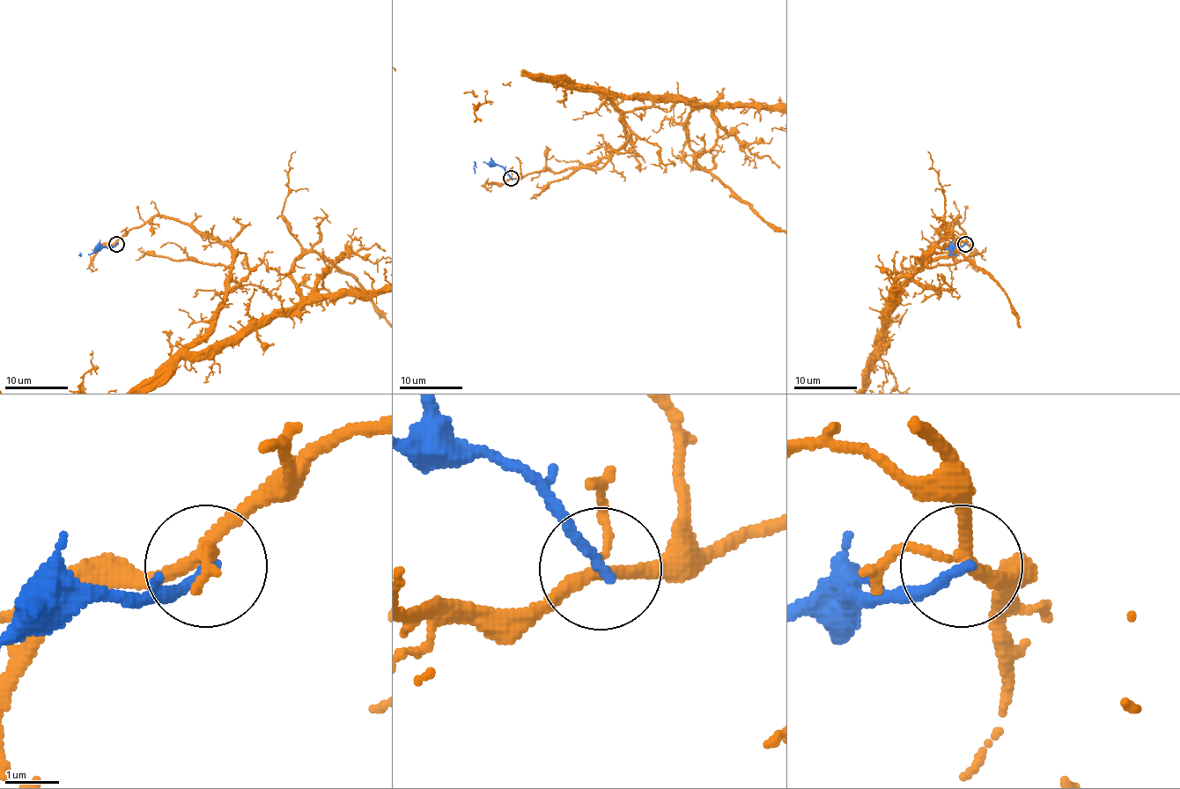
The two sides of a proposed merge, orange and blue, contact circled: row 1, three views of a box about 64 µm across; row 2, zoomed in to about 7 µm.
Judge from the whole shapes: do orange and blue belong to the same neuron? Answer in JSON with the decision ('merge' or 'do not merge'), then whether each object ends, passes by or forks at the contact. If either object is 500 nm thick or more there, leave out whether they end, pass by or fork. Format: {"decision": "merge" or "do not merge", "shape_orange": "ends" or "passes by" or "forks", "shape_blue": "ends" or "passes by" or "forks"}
{"decision": "do not merge", "shape_orange": "forks", "shape_blue": "ends"}

